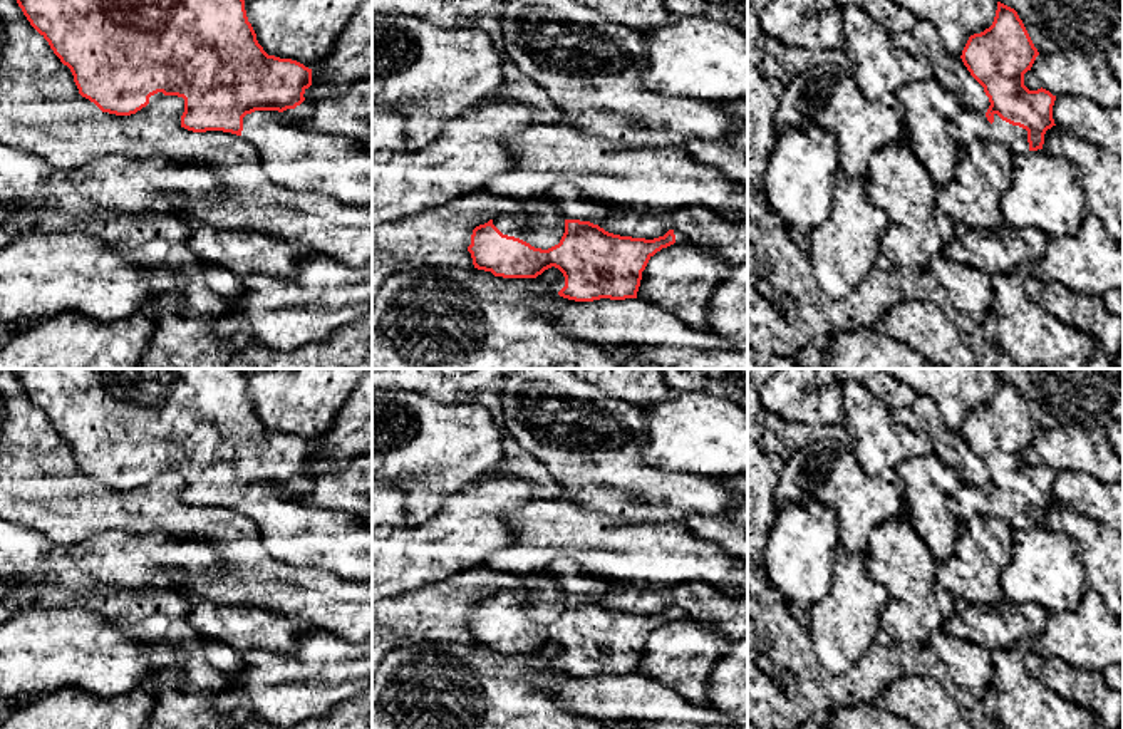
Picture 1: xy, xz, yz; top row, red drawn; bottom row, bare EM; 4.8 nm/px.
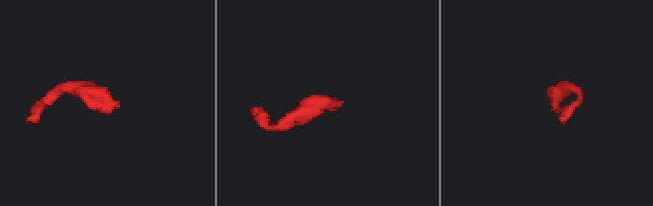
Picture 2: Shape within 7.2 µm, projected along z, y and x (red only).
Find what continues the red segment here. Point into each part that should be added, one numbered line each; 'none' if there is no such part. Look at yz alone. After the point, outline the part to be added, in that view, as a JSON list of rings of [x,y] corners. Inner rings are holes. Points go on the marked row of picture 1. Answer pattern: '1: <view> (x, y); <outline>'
1: yz (967, 126); [[[960,107],[947,122],[947,134],[957,149],[969,147],[977,141],[994,141],[1006,147],[1012,156],[1027,154],[1027,131],[1002,121],[994,114],[991,124],[984,112]]]

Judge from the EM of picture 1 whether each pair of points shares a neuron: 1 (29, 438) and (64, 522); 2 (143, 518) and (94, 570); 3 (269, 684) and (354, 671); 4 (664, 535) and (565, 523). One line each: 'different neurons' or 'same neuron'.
1: same neuron
2: different neurons
3: same neuron
4: same neuron

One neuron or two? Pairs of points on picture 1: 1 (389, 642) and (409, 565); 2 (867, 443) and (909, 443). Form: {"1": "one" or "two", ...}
{"1": "two", "2": "one"}

